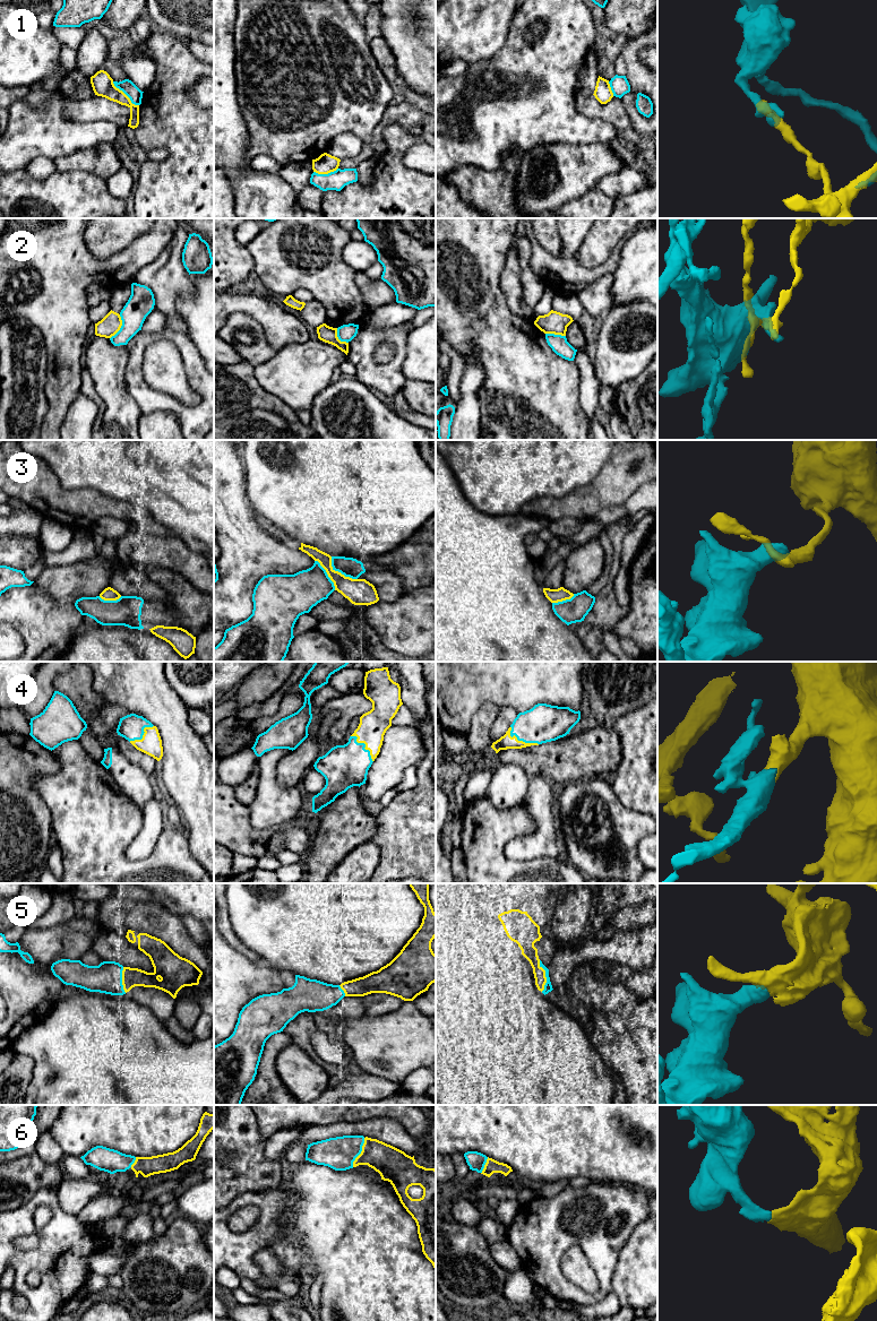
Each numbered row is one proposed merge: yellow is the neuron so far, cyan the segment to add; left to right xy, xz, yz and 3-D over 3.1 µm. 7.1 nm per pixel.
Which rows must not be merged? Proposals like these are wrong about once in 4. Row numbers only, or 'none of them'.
1, 2, 3

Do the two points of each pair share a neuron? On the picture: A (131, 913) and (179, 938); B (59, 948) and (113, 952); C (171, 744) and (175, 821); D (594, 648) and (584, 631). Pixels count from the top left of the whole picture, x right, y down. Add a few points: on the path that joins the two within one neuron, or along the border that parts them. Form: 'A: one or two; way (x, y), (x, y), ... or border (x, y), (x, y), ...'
A: one; way (143, 916), (152, 917), (168, 926)
B: two; border (103, 929), (89, 950)
C: two; border (171, 803), (178, 810), (185, 827)
D: one; way (594, 644), (589, 636)

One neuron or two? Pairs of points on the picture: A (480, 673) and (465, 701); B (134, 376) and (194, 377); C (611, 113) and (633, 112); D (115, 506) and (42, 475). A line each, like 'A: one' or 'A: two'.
A: one
B: one
C: two
D: one

